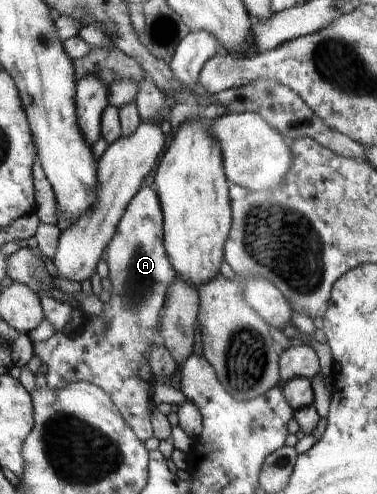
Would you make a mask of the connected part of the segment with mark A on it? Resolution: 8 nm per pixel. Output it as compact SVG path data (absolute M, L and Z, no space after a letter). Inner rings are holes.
M142 184L137 195L130 200L128 207L124 210L116 226L116 233L110 240L109 247L106 248L107 277L110 279L112 288L109 291L111 293L109 301L103 303L102 317L87 317L86 325L78 334L70 337L56 332L47 341L32 342L34 357L39 357L41 365L46 365L44 377L50 389L64 389L67 385L72 385L77 381L90 382L101 387L117 404L130 429L133 429L142 441L152 437L150 397L148 397L148 389L152 385L152 371L148 365L148 351L151 356L152 337L154 337L154 333L158 335L158 325L161 325L158 311L162 309L162 305L165 305L169 287L177 276L174 266L170 263L170 258L166 255L164 221L161 201L158 201L157 192L148 185ZM106 351L110 351L108 361L112 357L116 357L116 361L120 361L118 363L120 367L116 367L116 363L112 363L112 361L108 365L104 365Z

